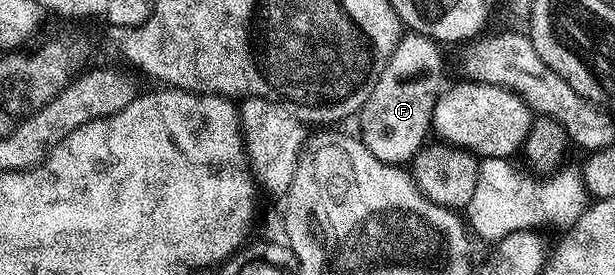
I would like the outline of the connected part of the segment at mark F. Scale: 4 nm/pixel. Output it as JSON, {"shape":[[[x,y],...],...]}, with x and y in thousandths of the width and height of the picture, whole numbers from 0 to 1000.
{"shape":[[[662,120],[650,138],[633,236],[620,251],[600,367],[584,400],[582,502],[613,571],[613,585],[644,600],[667,596],[675,560],[696,516],[704,476],[701,429],[707,375],[724,327],[720,302],[720,200],[715,160],[696,127]]]}

